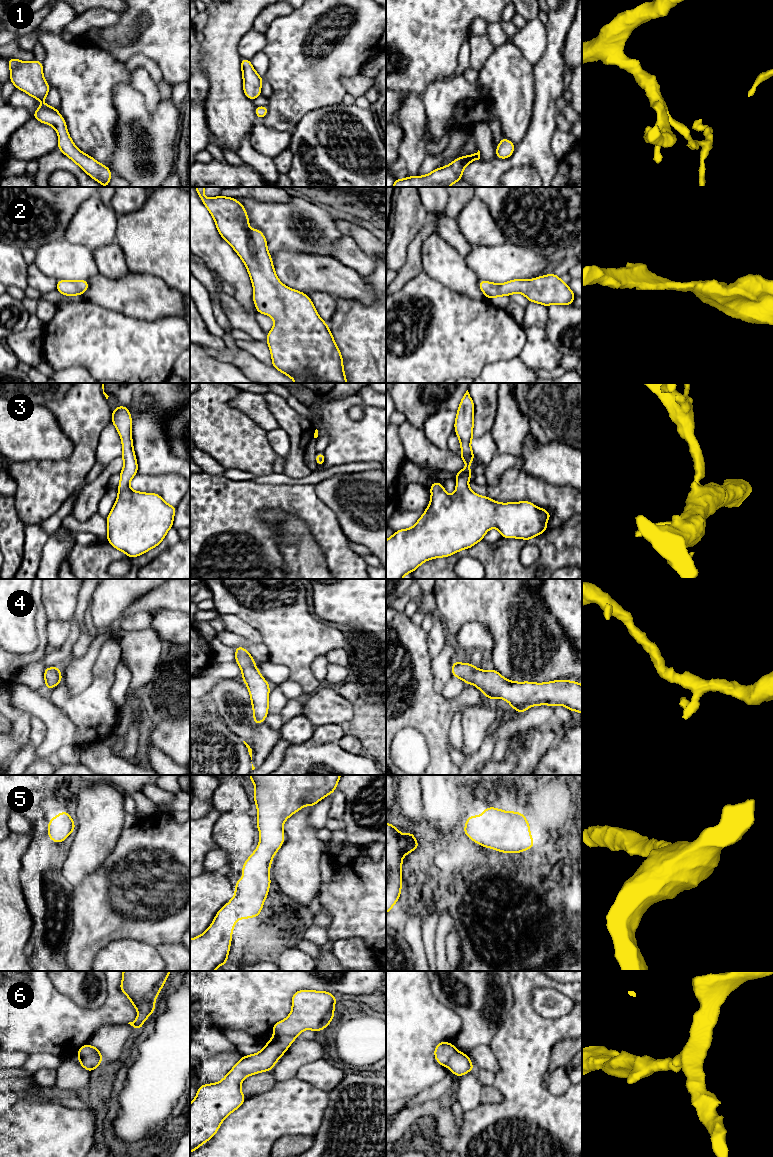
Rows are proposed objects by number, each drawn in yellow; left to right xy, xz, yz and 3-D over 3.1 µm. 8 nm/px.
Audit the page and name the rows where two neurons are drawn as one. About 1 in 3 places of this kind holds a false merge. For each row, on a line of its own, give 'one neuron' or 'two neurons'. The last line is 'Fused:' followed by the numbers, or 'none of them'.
1: one neuron
2: one neuron
3: one neuron
4: one neuron
5: one neuron
6: two neurons
Fused: 6

